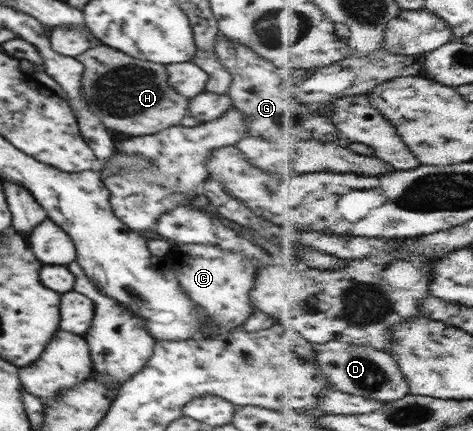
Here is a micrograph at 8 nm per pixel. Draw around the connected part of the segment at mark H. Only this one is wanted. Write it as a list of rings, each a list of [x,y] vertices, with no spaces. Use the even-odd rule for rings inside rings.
[[[96,45],[87,52],[80,54],[77,60],[84,65],[82,75],[81,98],[87,104],[87,109],[92,115],[98,116],[104,127],[109,131],[133,136],[157,133],[165,128],[176,126],[180,121],[189,116],[189,100],[180,92],[172,89],[168,83],[168,71],[162,64],[137,60],[106,45]]]

